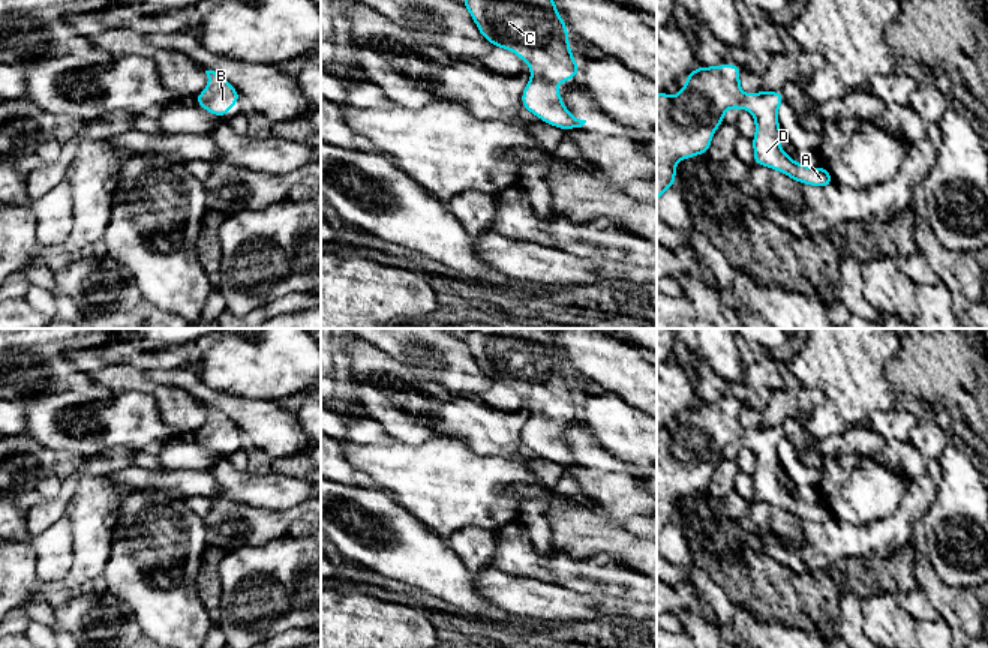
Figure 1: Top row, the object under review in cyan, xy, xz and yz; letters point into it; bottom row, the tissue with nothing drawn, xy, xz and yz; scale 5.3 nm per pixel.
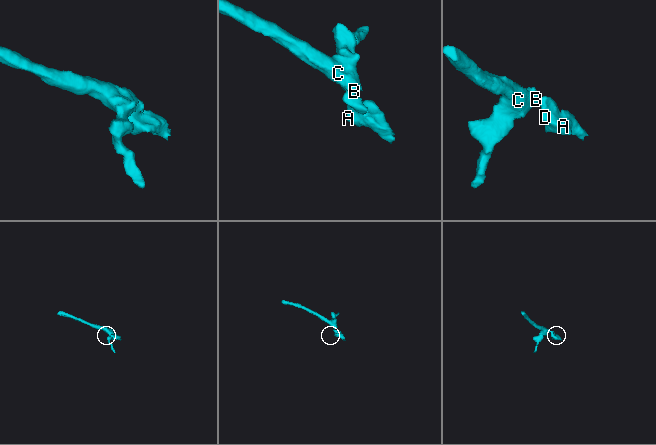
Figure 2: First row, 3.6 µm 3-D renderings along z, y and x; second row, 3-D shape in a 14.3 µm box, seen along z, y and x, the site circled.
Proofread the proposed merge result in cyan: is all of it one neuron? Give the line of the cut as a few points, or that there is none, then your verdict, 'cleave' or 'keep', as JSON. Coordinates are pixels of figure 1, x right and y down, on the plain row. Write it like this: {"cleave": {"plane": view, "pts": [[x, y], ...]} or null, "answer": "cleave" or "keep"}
{"cleave": null, "answer": "keep"}

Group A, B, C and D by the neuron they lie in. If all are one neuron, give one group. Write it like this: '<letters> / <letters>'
A B C D

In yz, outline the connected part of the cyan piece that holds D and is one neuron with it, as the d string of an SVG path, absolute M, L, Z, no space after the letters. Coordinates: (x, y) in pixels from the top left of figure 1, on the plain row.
M738 400L699 402L687 410L687 422L678 432L657 430L657 538L675 520L679 495L708 489L714 468L724 459L723 450L730 442L748 446L756 456L756 501L774 504L804 520L826 524L834 519L826 504L808 504L783 488L780 470L784 466L777 454L783 429L763 426L745 430L739 412Z

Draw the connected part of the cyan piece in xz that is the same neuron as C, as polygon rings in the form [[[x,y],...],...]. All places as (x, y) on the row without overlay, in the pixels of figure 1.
[[[471,328],[460,338],[471,350],[480,369],[493,382],[513,387],[531,404],[532,414],[522,429],[522,442],[540,456],[562,466],[582,464],[586,456],[573,453],[555,420],[580,410],[568,381],[568,366],[549,328]]]

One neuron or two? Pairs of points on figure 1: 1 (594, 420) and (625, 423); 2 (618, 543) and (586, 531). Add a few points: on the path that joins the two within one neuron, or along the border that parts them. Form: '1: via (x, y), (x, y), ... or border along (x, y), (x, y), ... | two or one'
1: via (601, 420), (618, 423) | one
2: via (610, 537), (594, 534) | one

